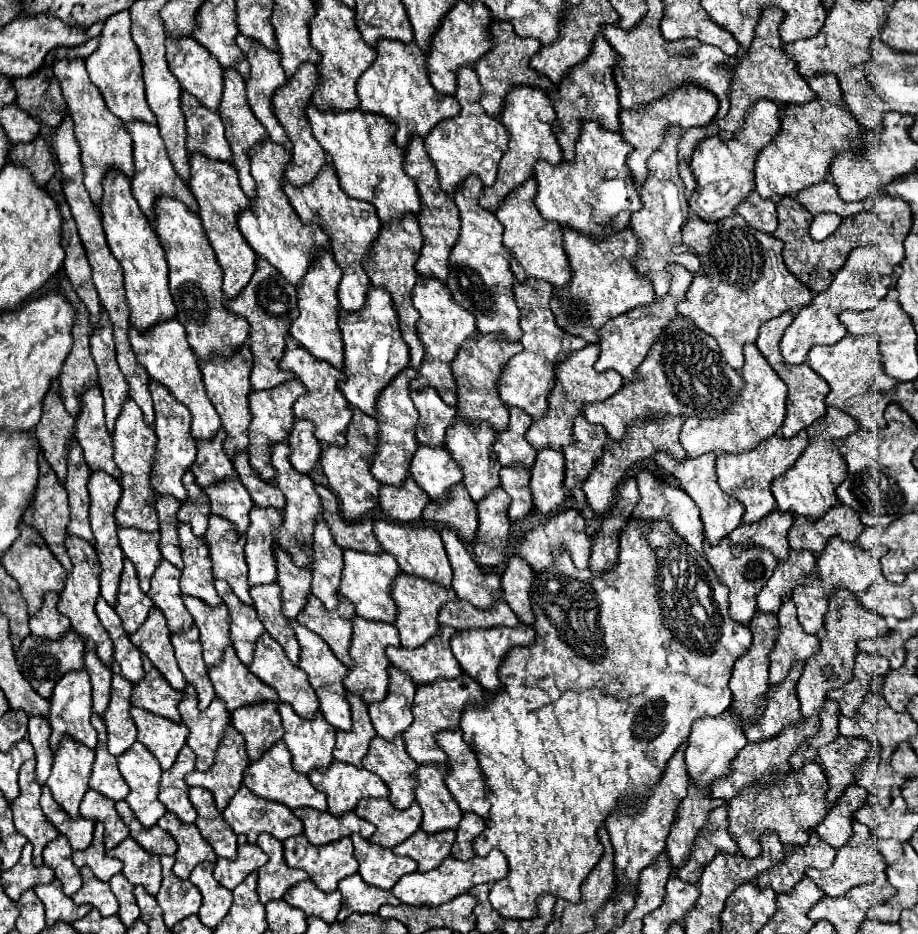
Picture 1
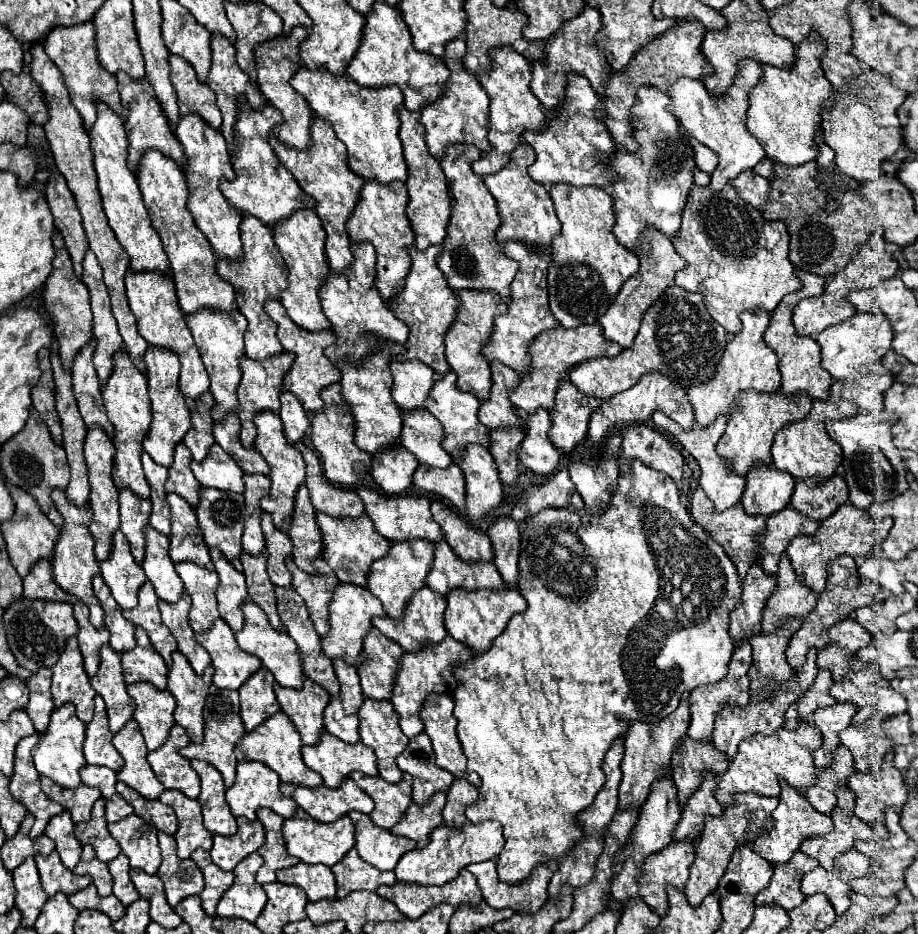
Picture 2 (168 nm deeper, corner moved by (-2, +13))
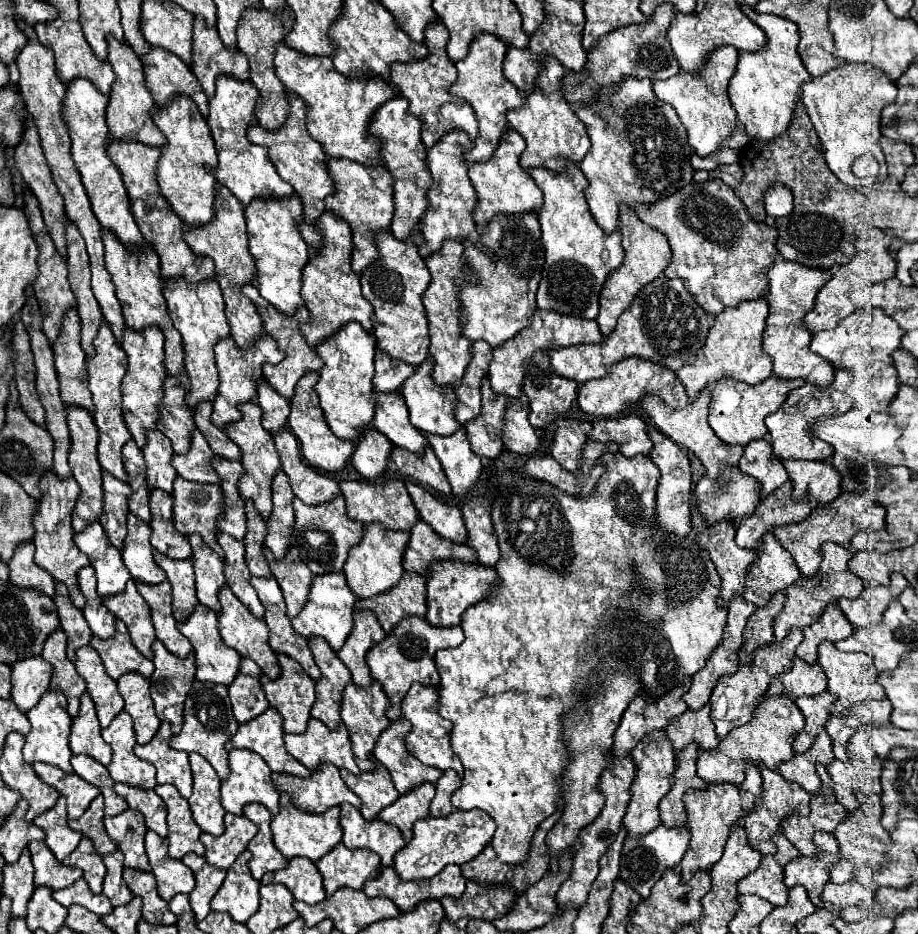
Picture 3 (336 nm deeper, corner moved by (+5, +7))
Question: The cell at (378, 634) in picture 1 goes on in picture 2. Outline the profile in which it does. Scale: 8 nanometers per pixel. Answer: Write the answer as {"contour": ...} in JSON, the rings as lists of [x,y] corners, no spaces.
{"contour":[[[340,582],[334,588],[334,596],[332,596],[328,610],[330,610],[330,616],[328,616],[330,632],[326,634],[326,638],[322,638],[322,652],[328,658],[342,658],[346,664],[358,666],[362,640],[364,640],[366,632],[370,632],[370,628],[372,628],[372,616],[386,616],[382,604],[366,588]]]}

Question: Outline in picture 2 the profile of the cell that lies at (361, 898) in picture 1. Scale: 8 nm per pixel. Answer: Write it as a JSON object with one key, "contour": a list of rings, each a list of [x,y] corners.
{"contour":[[[354,848],[344,856],[344,860],[340,860],[338,864],[332,866],[332,872],[336,876],[336,886],[338,886],[336,896],[338,898],[344,898],[354,890],[374,892],[382,884],[392,886],[396,882],[394,872],[382,872],[382,870],[366,864],[356,854]]]}

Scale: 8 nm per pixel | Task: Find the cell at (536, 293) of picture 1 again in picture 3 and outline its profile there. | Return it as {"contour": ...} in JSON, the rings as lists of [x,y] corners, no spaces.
{"contour":[[[523,214],[523,216],[497,216],[493,218],[491,224],[485,226],[481,244],[483,248],[479,250],[471,242],[463,242],[465,246],[465,260],[473,268],[473,272],[479,276],[479,286],[463,286],[459,292],[461,308],[463,308],[463,336],[469,338],[471,342],[477,342],[483,338],[489,346],[503,346],[503,342],[511,340],[519,330],[531,326],[531,318],[537,310],[535,304],[535,292],[541,280],[541,266],[543,266],[543,246],[541,246],[541,230],[539,230],[539,220],[535,214]]]}

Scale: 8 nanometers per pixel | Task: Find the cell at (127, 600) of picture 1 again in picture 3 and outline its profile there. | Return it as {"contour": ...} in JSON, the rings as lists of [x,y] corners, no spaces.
{"contour":[[[99,522],[89,524],[83,532],[75,534],[75,544],[83,554],[87,554],[91,566],[97,574],[97,592],[99,596],[121,594],[131,572],[123,566],[121,552],[107,542],[107,534]]]}

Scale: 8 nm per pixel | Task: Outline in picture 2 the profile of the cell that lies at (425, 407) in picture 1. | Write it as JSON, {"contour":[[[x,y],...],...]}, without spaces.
{"contour":[[[420,360],[390,362],[390,372],[394,378],[392,398],[402,410],[424,408],[426,396],[434,384],[434,370]]]}

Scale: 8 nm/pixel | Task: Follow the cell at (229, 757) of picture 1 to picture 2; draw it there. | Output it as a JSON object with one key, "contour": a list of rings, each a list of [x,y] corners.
{"contour":[[[214,684],[208,688],[206,694],[206,704],[204,704],[204,740],[200,744],[188,744],[186,748],[180,748],[180,756],[186,756],[188,760],[200,758],[210,762],[220,770],[224,776],[226,788],[230,788],[236,780],[236,756],[234,756],[234,744],[236,740],[246,732],[244,724],[240,720],[240,702],[238,702],[238,690],[228,690],[228,688],[216,688]]]}

